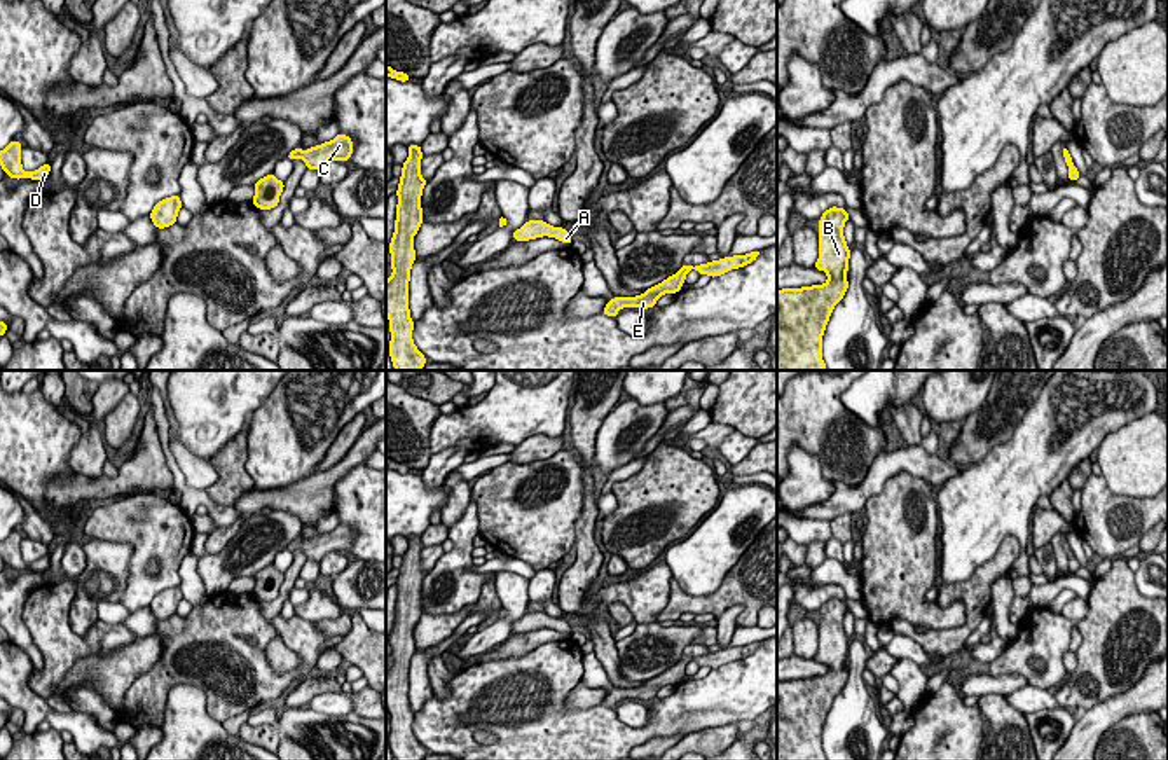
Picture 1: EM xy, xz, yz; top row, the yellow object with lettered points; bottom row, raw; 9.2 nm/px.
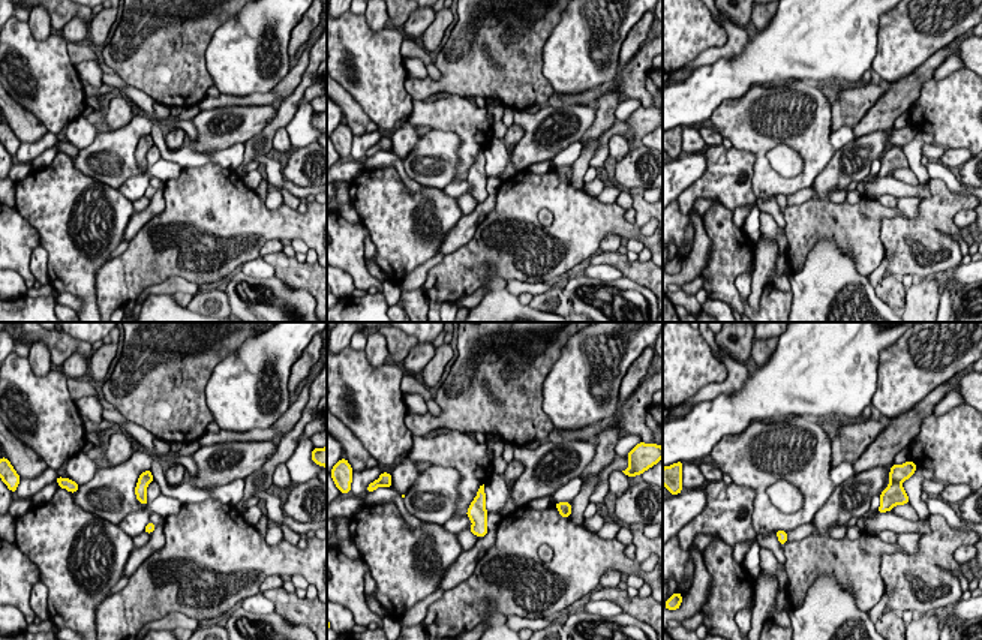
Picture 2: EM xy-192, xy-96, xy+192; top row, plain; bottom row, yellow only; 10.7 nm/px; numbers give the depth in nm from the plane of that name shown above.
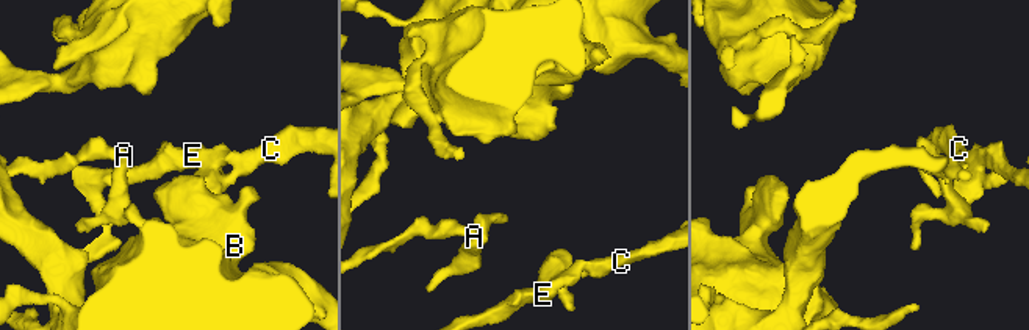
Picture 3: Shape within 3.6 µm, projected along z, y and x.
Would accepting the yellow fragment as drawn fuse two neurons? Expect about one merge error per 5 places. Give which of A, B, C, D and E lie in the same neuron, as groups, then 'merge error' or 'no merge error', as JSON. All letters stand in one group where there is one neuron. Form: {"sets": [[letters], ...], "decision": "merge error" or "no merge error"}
{"sets": [["A", "B", "C", "D", "E"]], "decision": "no merge error"}

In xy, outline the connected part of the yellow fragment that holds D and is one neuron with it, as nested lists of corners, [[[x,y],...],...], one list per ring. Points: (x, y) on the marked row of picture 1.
[[[12,140],[3,150],[0,150],[0,166],[5,175],[16,180],[45,180],[51,173],[51,162],[40,166],[35,171],[26,173],[21,164],[21,149],[23,145],[17,140]]]

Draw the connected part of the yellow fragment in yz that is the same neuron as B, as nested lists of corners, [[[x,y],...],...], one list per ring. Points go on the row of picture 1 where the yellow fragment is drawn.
[[[838,206],[819,218],[819,259],[814,267],[824,271],[828,281],[777,290],[777,370],[828,370],[822,335],[849,288],[850,248],[843,236],[849,218],[849,211]]]

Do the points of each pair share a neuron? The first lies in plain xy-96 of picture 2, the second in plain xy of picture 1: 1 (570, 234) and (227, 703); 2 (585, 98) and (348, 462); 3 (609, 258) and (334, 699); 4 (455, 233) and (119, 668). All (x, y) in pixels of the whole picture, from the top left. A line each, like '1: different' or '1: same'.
1: same
2: same
3: different
4: same

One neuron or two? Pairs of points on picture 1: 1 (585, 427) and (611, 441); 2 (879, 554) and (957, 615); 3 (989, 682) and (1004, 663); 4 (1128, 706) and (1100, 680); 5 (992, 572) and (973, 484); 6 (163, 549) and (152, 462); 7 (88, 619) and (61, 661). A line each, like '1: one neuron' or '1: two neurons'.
1: two neurons
2: one neuron
3: two neurons
4: two neurons
5: two neurons
6: two neurons
7: two neurons

